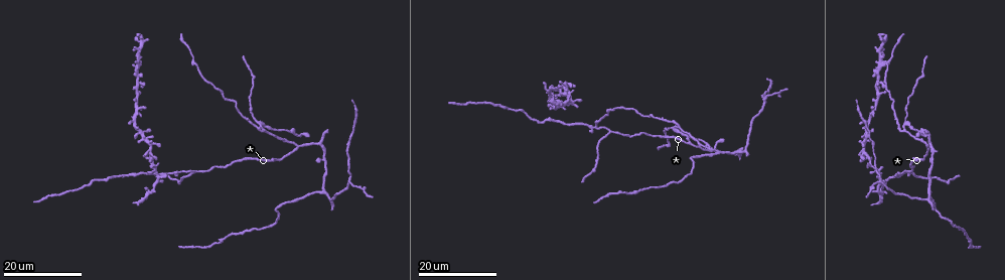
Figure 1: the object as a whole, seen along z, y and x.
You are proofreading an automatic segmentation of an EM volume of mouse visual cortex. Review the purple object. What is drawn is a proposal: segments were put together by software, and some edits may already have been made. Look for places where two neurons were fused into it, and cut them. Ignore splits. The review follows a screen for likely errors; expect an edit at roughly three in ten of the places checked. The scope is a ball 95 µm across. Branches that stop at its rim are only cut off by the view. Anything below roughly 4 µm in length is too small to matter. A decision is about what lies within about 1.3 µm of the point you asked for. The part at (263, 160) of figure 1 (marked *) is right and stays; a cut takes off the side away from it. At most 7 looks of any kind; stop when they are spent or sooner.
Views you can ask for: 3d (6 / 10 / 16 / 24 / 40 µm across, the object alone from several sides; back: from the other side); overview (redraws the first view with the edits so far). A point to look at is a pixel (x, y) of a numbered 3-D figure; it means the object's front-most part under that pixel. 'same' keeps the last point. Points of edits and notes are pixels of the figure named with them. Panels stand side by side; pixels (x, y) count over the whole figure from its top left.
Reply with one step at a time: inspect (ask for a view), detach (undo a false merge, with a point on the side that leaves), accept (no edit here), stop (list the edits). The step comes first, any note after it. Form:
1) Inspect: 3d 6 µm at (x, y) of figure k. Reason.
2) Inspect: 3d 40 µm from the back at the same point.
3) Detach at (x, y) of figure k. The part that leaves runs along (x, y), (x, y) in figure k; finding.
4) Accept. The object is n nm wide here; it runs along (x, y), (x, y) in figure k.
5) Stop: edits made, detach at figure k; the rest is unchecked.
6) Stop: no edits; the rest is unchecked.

Inspect: 3d 24 µm at (609, 132) of figure 1. Three-way junction.

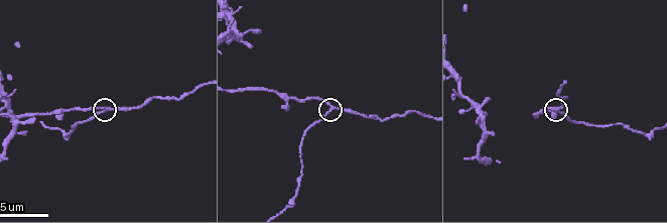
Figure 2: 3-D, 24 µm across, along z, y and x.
Inspect: 3d 10 µm at (107, 111) of figure 2.

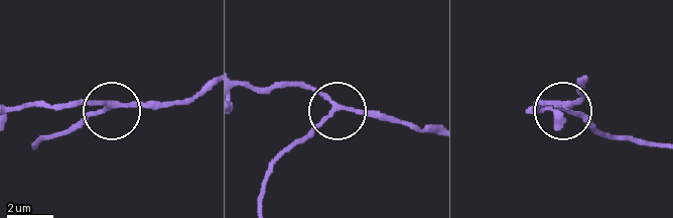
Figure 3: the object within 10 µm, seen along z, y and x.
Accept. 3 arms meet here; it runs along (204, 88), (180, 100), (94, 111), (55, 134) in figure 3; one neuron here.

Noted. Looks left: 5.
Inspect: 3d 16 µm at (297, 146) of figure 1. Three-way junction.

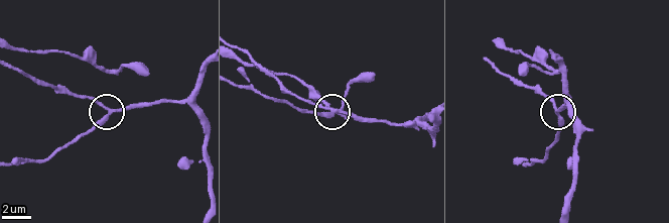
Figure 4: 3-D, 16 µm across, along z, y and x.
Inspect: 3d 6 µm at (110, 112) of figure 4. Zoom in.

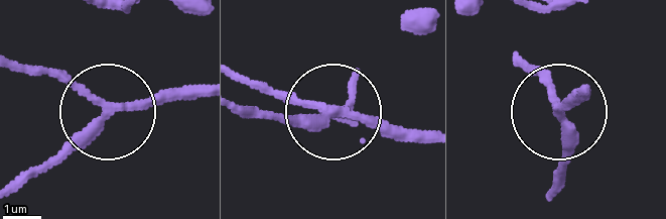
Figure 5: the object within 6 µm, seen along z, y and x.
Accept. 3 arms meet here; all the same neuron.

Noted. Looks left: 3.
Inspect: 3d 24 µm at (348, 180) of figure 1. Arms part here.

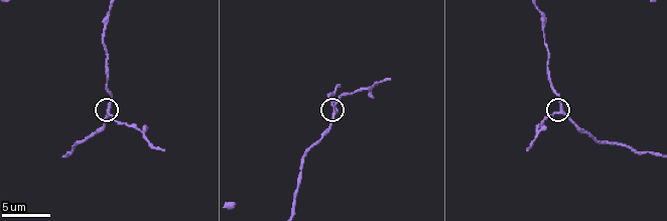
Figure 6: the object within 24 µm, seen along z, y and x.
Inspect: 3d 10 µm at (559, 110) of figure 6.

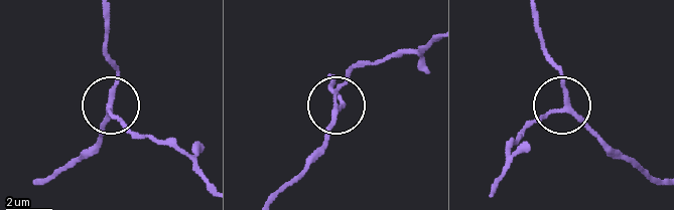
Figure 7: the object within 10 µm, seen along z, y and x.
Accept. It runs along (37, 183), (70, 166), (93, 143), (111, 108), (132, 135) in figure 7; continuous, no second neuron.

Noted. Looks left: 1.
Stop: no edits; the rest is unchecked.

